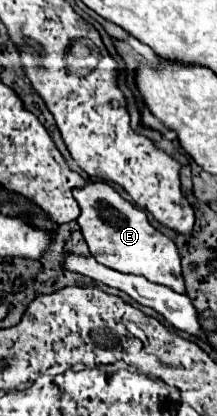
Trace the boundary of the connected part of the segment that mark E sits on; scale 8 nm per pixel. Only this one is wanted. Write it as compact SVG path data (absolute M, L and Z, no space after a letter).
M88 182L84 188L74 190L74 198L82 210L78 226L90 248L90 254L104 266L136 276L144 276L148 282L168 286L180 294L186 294L180 256L176 244L158 232L146 218L146 212L124 200L106 182Z

